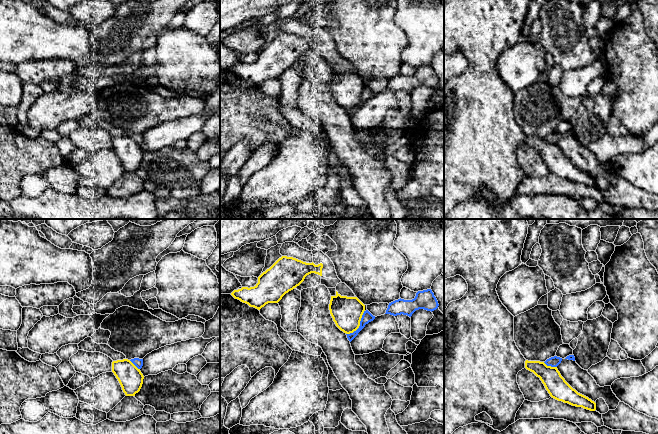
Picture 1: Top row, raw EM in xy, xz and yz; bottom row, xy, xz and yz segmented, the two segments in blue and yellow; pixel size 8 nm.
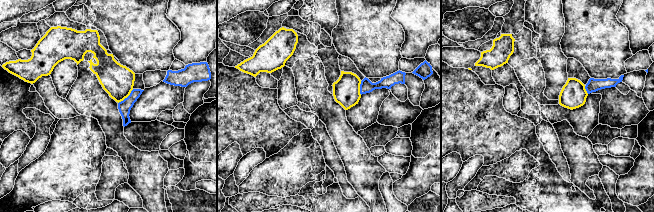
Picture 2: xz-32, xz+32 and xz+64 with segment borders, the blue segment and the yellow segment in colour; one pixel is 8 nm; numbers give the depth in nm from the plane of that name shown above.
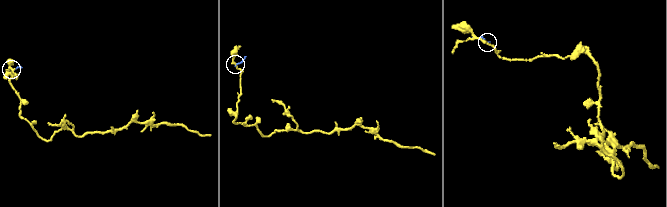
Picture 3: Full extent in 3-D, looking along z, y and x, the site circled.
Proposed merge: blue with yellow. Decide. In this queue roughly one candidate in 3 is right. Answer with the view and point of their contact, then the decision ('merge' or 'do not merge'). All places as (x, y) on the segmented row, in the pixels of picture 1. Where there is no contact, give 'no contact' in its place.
meets blue in xz at (360, 325); do not merge

